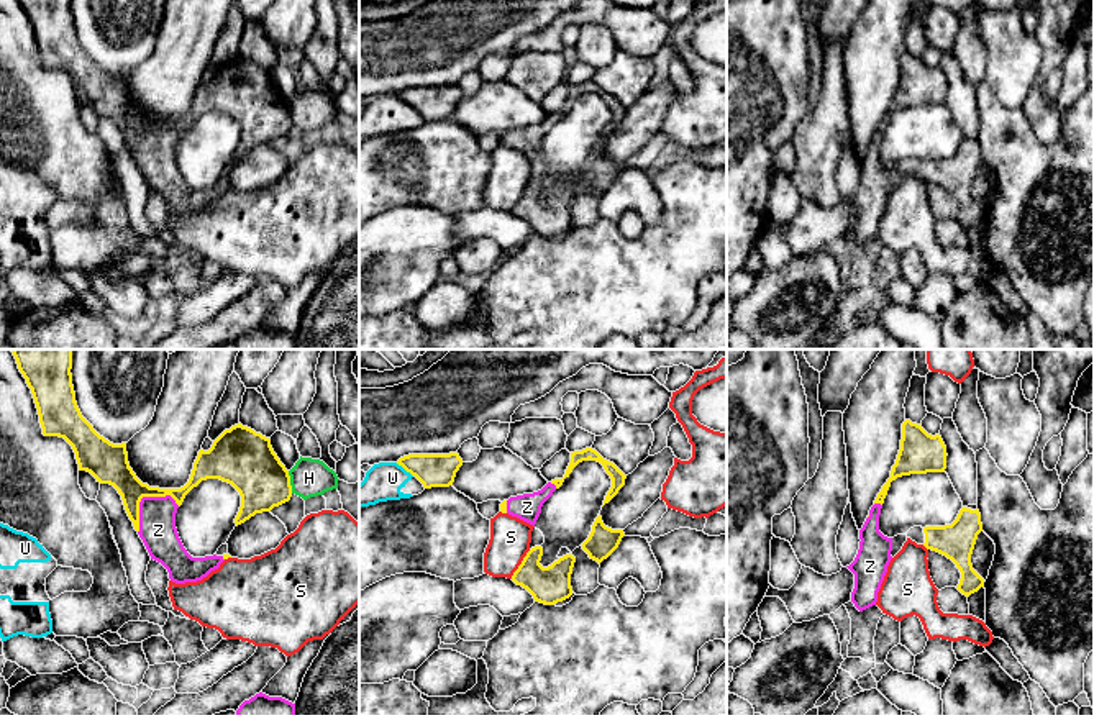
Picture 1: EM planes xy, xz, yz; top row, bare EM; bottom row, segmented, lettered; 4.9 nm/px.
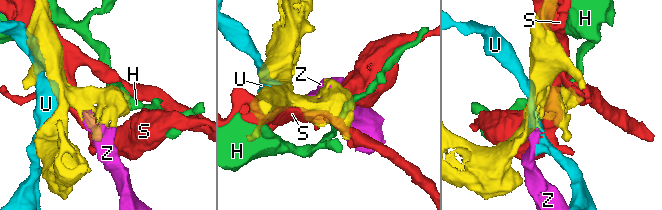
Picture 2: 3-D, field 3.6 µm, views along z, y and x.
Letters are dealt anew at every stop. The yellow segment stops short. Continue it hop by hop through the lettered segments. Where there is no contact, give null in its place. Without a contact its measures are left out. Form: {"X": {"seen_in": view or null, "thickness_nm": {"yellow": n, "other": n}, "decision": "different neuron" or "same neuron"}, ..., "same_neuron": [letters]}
{"H": {"seen_in": "xy", "thickness_nm": {"yellow": 280, "other": 190}, "decision": "different neuron"}, "S": {"seen_in": "xz", "thickness_nm": {"yellow": 180, "other": 200}, "decision": "different neuron"}, "U": {"seen_in": "xz", "thickness_nm": {"yellow": 160, "other": 180}, "decision": "different neuron"}, "Z": {"seen_in": "xy", "thickness_nm": {"yellow": 190, "other": 180}, "decision": "same neuron"}, "same_neuron": ["Z"]}

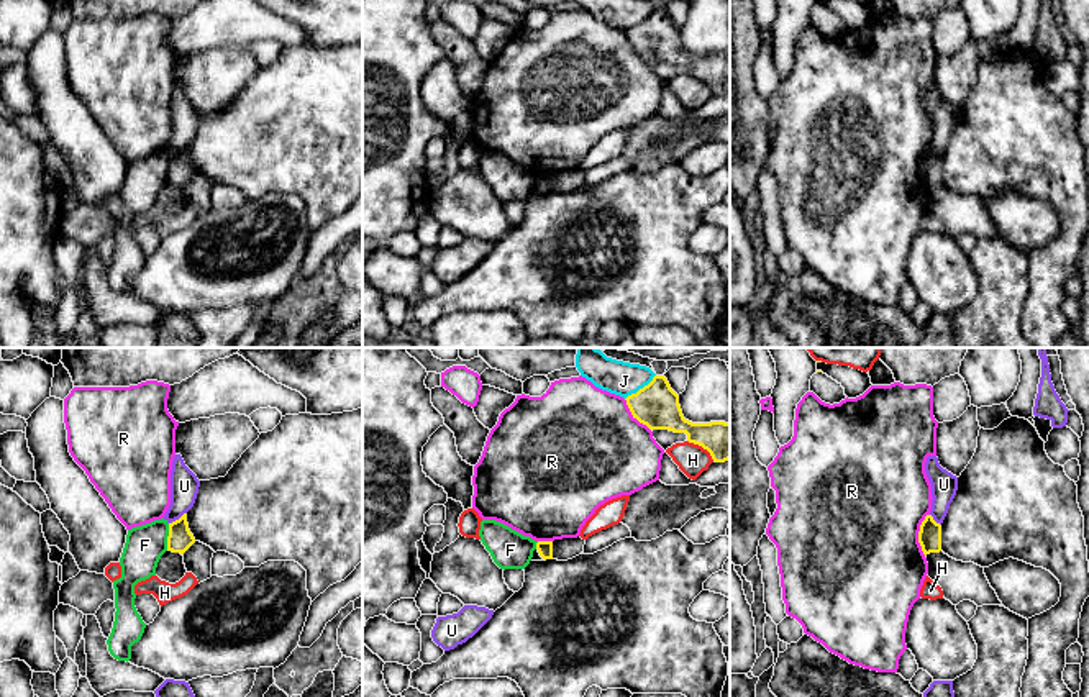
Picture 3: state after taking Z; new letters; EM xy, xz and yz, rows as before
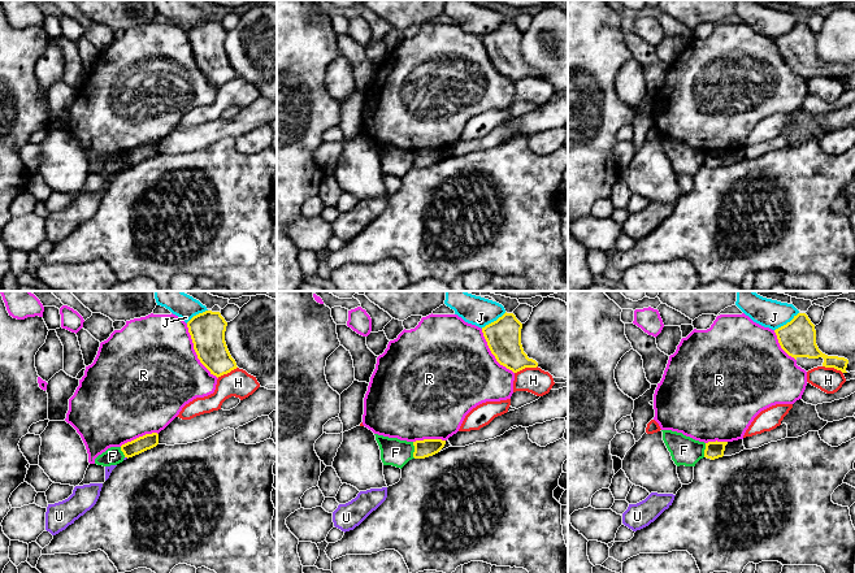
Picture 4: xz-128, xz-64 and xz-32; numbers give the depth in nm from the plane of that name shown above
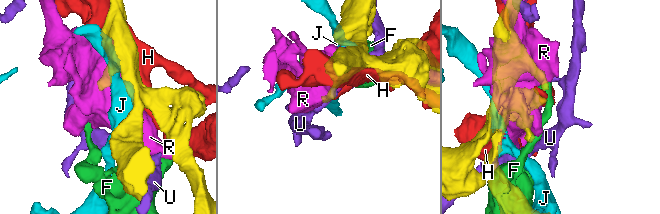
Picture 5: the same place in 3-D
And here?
{"F": {"seen_in": "xy", "thickness_nm": {"yellow": 120, "other": 190}, "decision": "different neuron"}, "H": {"seen_in": "xz", "thickness_nm": {"yellow": 180, "other": 160}, "decision": "different neuron"}, "J": {"seen_in": "xz", "thickness_nm": {"yellow": 220, "other": 140}, "decision": "different neuron"}, "R": {"seen_in": "yz", "thickness_nm": {"yellow": 110, "other": 500}, "decision": "different neuron"}, "U": {"seen_in": "xy", "thickness_nm": {"yellow": 120, "other": 140}, "decision": "different neuron"}, "same_neuron": []}

